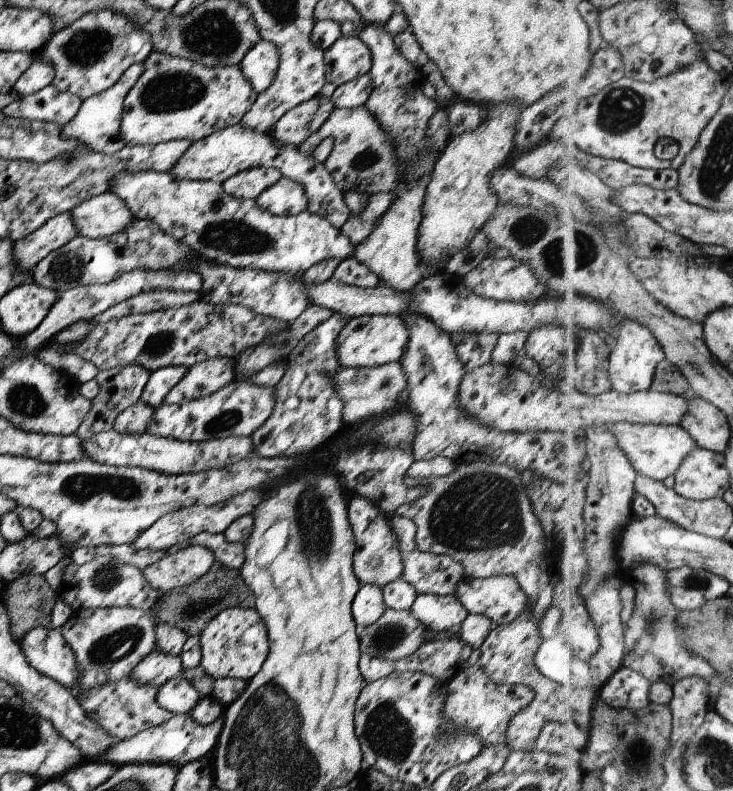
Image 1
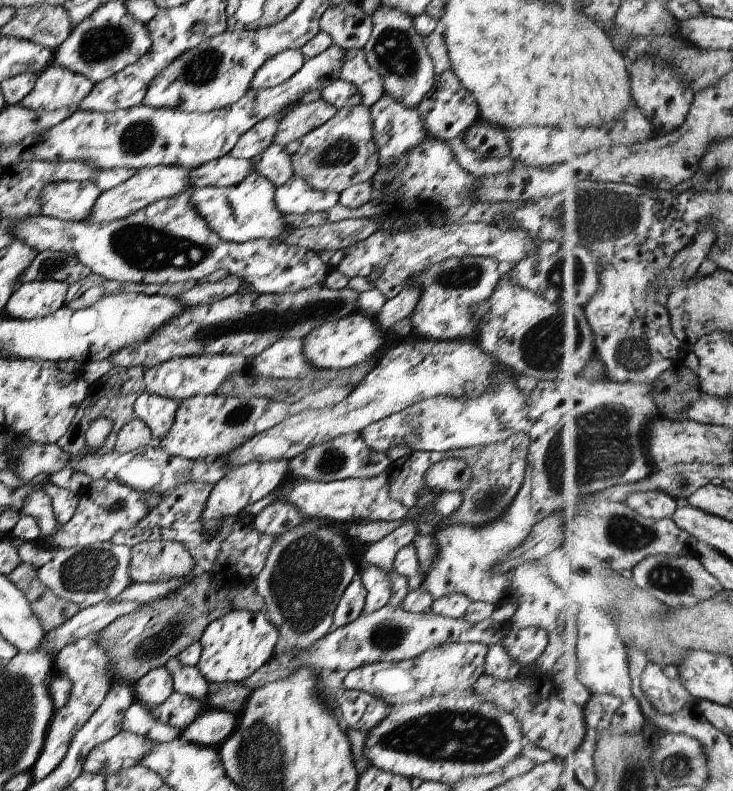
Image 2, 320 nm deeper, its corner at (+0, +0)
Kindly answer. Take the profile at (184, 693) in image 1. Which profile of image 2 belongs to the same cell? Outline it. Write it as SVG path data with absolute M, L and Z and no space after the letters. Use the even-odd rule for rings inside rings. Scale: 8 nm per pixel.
M163 666L153 668L133 683L133 693L136 700L149 706L159 706L173 692L171 676Z

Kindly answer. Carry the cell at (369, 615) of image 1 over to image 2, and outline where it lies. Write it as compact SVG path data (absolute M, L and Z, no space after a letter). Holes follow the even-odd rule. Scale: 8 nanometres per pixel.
M356 576L347 588L345 588L345 591L341 594L341 598L339 598L339 602L337 602L329 631L350 624L353 620L356 620L361 615L365 598L365 588L358 579L358 576Z

